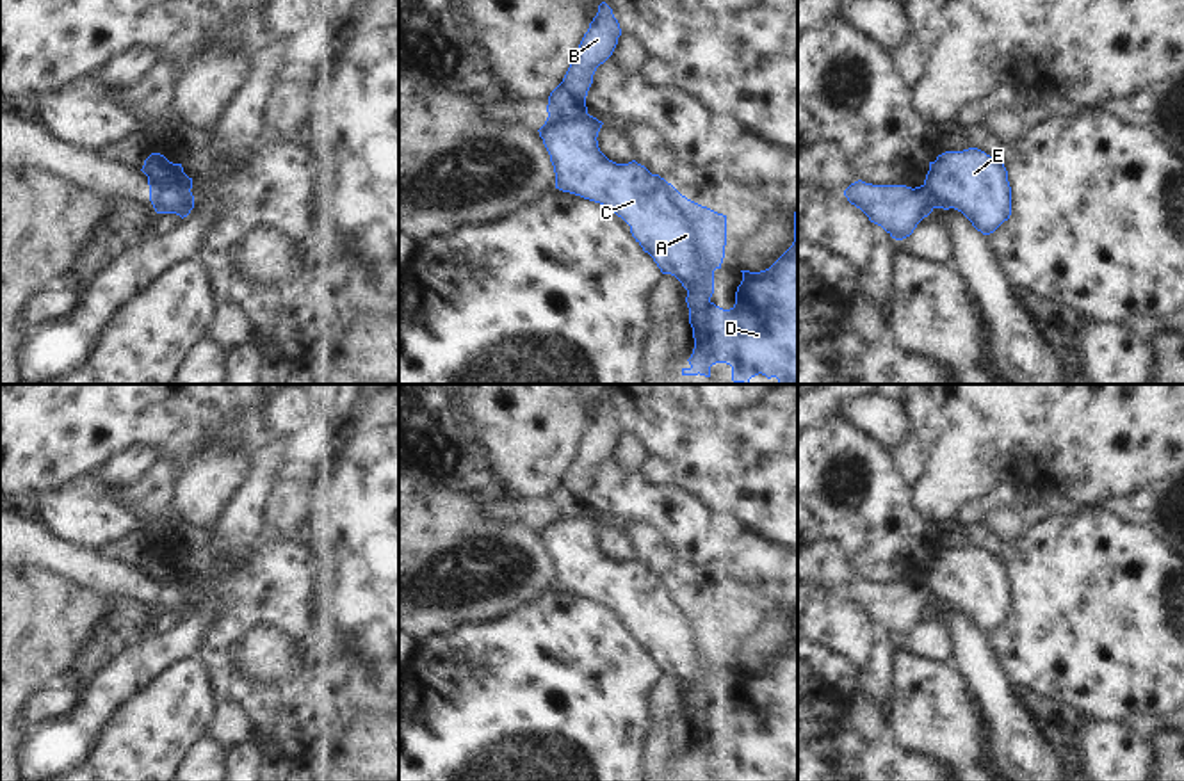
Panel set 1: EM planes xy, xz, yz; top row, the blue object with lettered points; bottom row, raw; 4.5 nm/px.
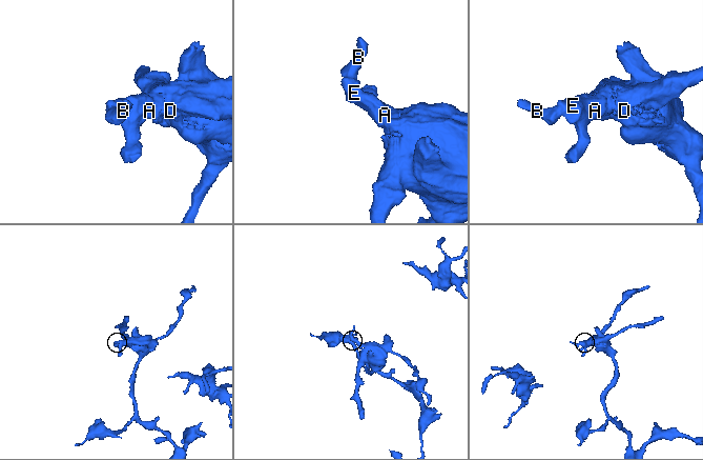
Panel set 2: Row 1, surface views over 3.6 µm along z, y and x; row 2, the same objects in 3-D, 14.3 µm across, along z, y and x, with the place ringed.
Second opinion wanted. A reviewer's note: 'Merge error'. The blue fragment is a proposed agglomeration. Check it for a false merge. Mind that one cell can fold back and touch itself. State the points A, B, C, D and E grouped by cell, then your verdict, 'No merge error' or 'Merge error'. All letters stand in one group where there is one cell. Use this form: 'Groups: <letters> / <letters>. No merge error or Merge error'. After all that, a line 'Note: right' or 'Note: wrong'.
Groups: A C D E / B. Merge error
Note: right

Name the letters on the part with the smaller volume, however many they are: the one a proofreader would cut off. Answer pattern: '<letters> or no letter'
B

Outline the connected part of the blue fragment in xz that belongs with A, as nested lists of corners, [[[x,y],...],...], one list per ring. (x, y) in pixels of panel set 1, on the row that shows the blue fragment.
[[[548,114],[538,132],[554,165],[556,189],[611,208],[630,226],[632,237],[661,272],[675,276],[687,290],[694,349],[687,359],[691,366],[682,368],[682,375],[710,377],[712,365],[726,363],[732,366],[734,382],[748,384],[751,377],[762,374],[767,379],[776,377],[778,384],[798,384],[798,210],[792,246],[766,270],[741,270],[735,304],[723,310],[710,297],[714,270],[721,269],[725,258],[726,215],[687,199],[636,160],[628,164],[609,160],[596,141],[602,125],[589,114],[573,121]]]

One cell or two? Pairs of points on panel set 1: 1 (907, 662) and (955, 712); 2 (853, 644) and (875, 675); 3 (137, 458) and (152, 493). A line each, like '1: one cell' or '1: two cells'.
1: one cell
2: one cell
3: two cells

